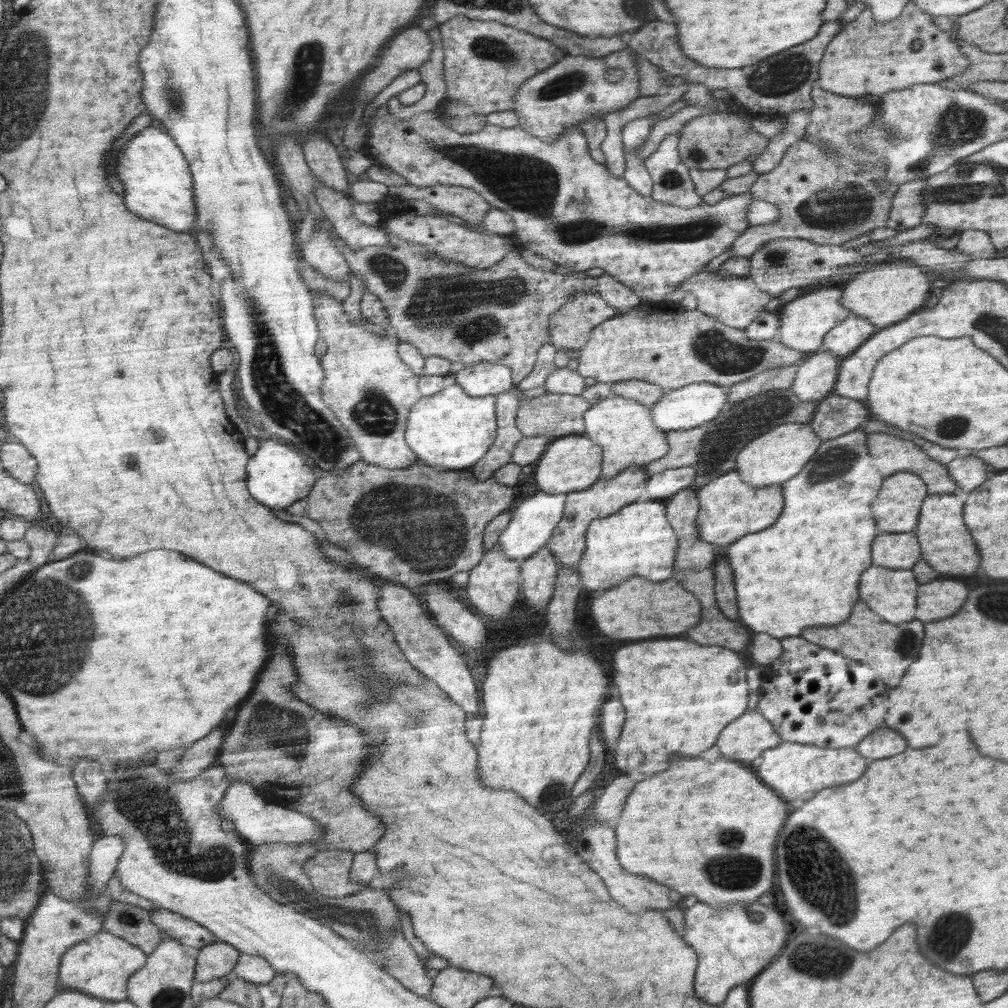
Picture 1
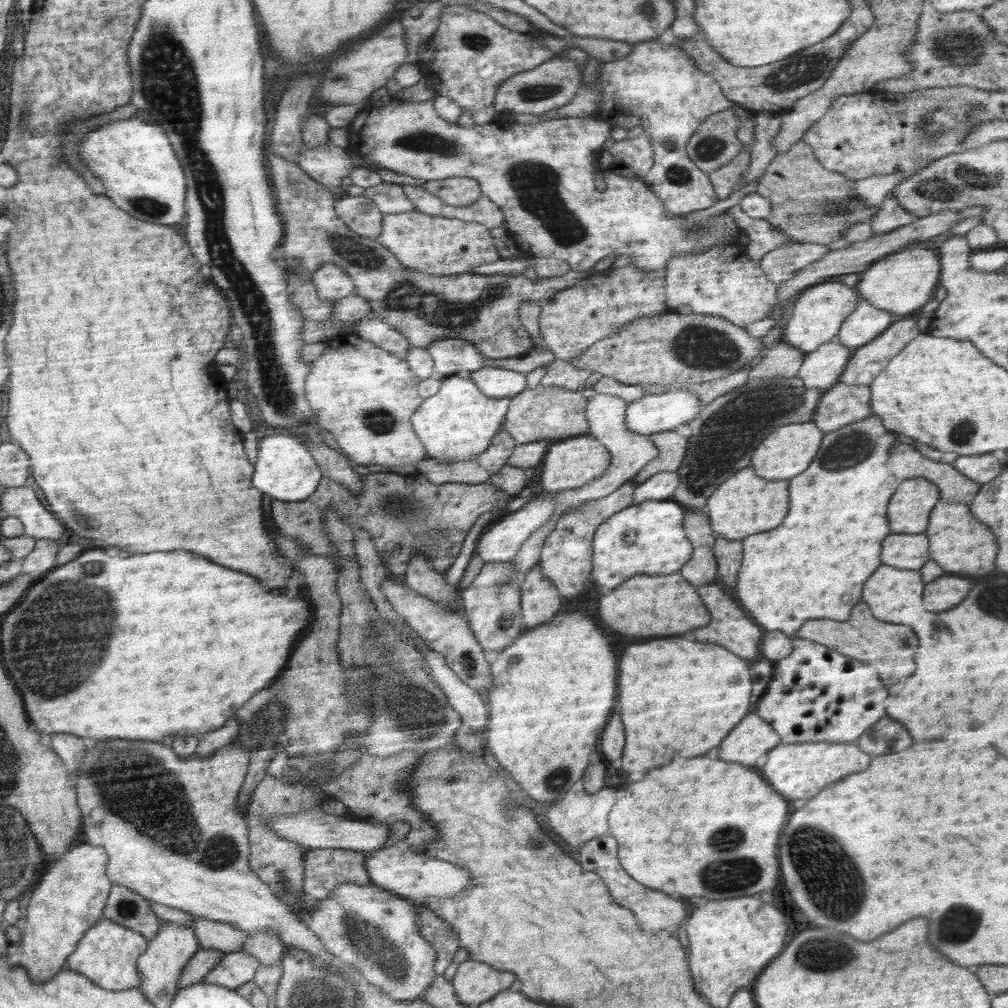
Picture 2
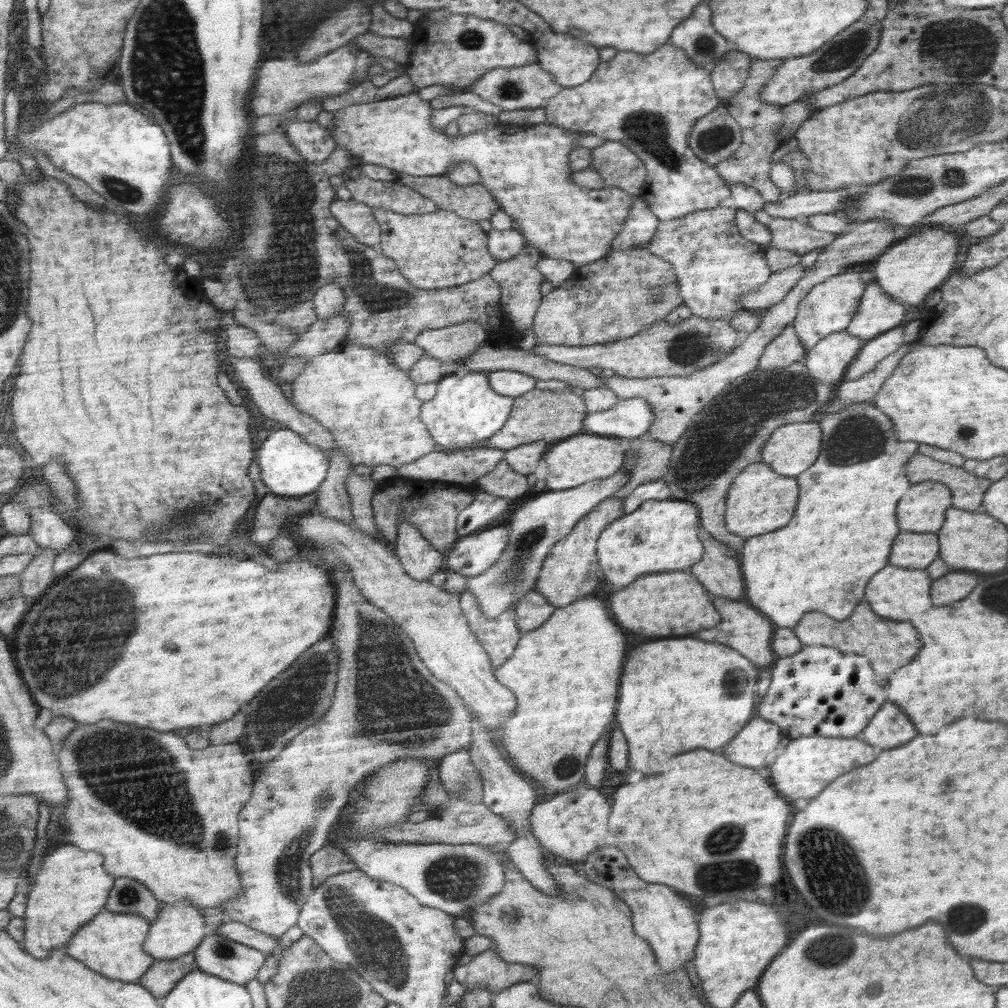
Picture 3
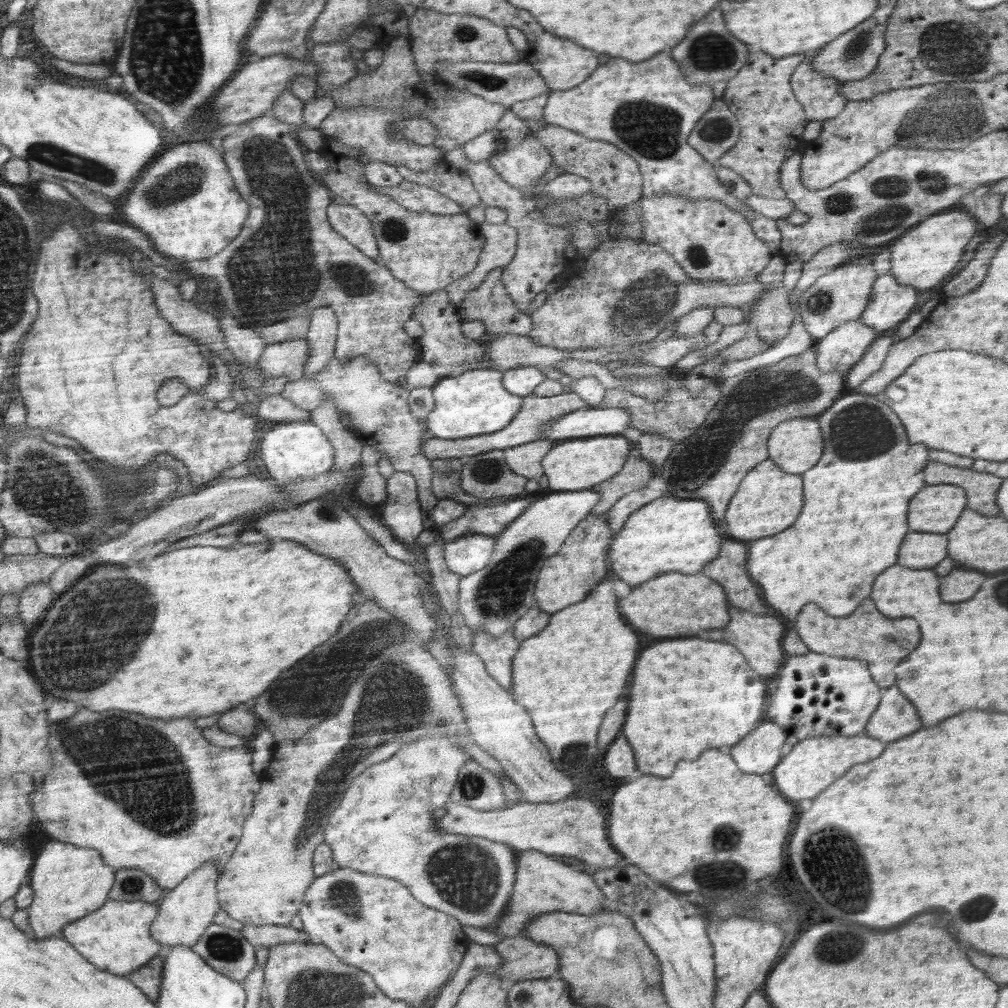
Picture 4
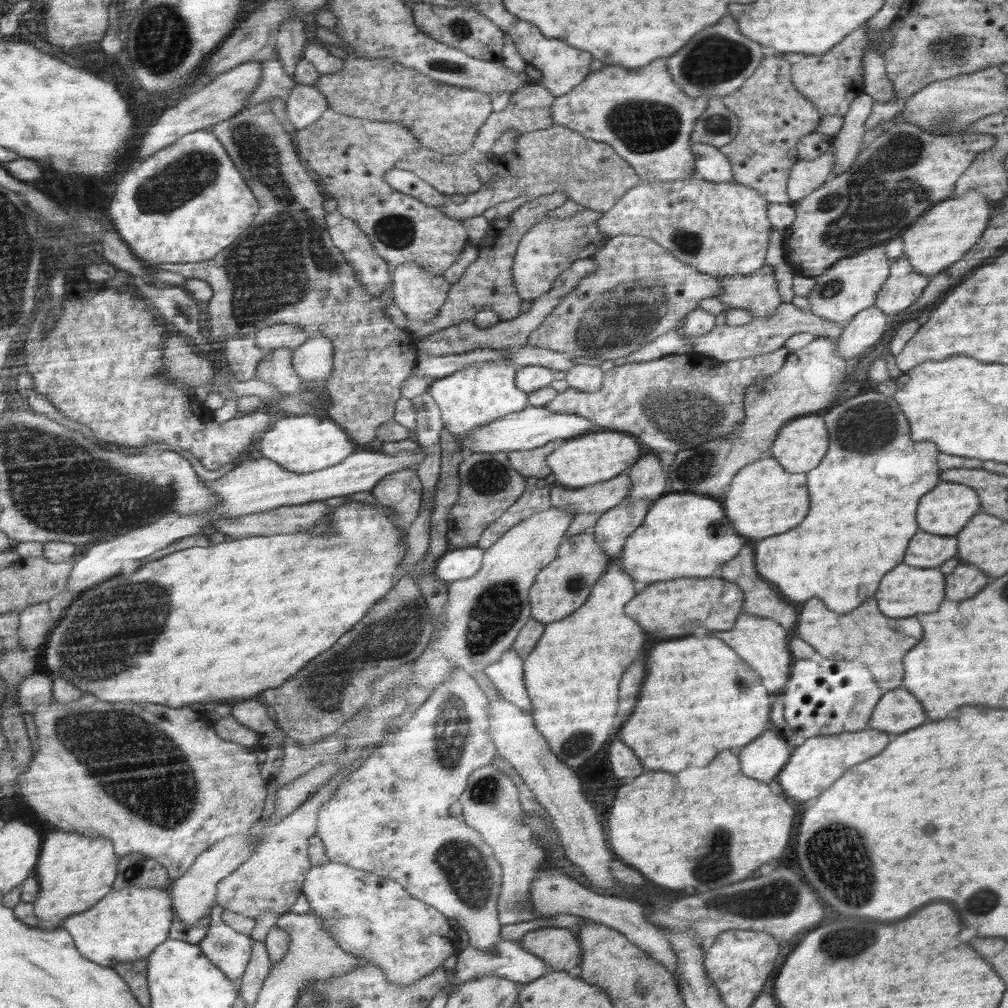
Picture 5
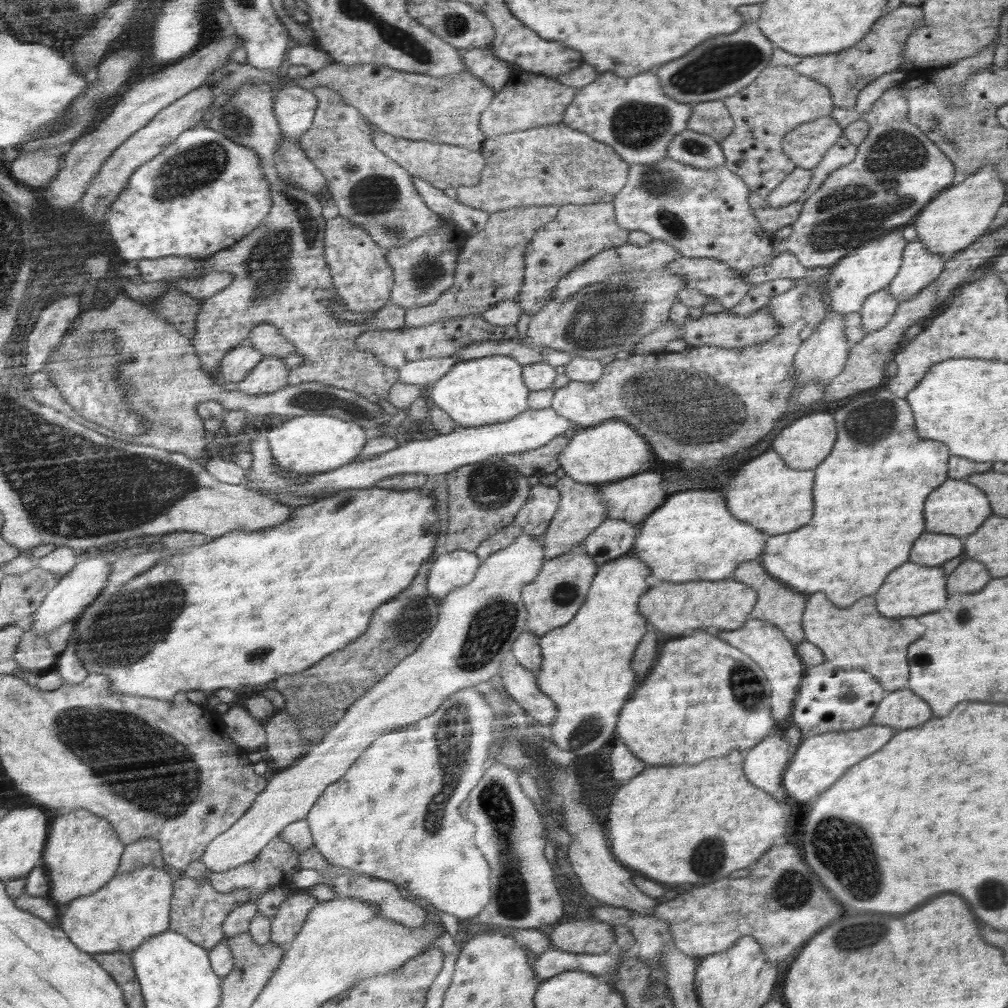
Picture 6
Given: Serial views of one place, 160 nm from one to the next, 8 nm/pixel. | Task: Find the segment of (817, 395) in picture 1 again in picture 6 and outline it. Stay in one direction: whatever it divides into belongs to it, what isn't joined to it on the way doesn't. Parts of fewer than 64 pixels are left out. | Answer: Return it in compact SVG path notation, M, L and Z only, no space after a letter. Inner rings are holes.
M887 288L868 296L859 310L864 332L870 334L884 328L899 304L900 302L887 291Z

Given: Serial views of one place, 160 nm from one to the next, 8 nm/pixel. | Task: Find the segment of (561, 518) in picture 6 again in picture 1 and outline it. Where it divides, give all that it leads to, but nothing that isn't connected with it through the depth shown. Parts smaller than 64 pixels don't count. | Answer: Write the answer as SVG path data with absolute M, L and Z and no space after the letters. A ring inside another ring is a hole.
M695 427L691 430L672 431L669 433L670 452L663 459L644 466L648 477L671 468L682 468L695 464L702 450L706 428Z

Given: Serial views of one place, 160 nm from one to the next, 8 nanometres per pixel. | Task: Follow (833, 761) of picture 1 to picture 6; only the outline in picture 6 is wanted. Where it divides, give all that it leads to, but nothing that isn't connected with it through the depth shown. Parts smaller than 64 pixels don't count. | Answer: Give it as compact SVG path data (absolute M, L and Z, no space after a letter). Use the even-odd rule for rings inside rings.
M870 724L856 730L811 736L801 741L800 746L791 752L783 774L782 790L789 796L794 796L798 802L808 802L812 796L828 790L851 766L880 751L894 735L892 727Z

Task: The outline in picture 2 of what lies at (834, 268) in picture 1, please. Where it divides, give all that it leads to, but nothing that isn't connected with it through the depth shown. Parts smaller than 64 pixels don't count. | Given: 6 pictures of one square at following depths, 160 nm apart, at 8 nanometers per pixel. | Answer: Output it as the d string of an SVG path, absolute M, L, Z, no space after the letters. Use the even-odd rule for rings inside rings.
M793 242L768 251L760 259L759 267L766 272L767 279L778 286L830 251L823 244Z

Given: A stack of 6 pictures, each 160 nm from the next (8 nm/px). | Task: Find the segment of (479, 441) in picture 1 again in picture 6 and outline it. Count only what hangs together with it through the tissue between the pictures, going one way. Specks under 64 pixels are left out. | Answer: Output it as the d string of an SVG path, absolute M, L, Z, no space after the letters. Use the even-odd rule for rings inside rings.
M486 356L460 361L442 379L429 385L426 393L458 427L478 427L504 422L527 411L530 389L523 380L523 365L511 356Z

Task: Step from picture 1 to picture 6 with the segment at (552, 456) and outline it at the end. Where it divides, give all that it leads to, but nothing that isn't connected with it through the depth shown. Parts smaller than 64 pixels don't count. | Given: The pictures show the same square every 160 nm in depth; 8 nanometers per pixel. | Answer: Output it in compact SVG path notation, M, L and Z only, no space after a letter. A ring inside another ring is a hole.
M610 420L603 424L579 431L558 454L556 465L564 469L565 475L580 484L595 485L620 481L627 476L640 473L642 466L650 460L650 442L626 422Z

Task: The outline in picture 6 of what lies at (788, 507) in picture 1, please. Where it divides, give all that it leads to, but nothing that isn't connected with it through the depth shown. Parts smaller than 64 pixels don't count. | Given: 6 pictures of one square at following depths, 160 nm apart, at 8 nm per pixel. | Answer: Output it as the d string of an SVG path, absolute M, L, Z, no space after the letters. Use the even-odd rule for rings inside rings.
M886 389L877 394L872 394L872 396L859 397L851 401L848 405L840 408L840 410L836 410L833 416L834 421L836 421L836 442L832 447L830 455L814 469L813 517L804 528L786 534L771 536L767 540L767 546L764 547L764 556L761 556L761 563L764 565L764 568L767 568L770 576L782 581L788 588L806 596L815 592L824 592L832 604L836 604L840 608L846 608L848 604L852 606L862 596L870 596L870 594L878 592L878 588L884 584L886 576L894 568L898 568L900 564L908 562L908 556L910 556L914 540L924 532L924 520L922 520L924 518L922 516L924 500L928 498L928 494L936 486L940 486L944 480L949 478L947 472L950 454L948 454L948 448L944 444L932 442L932 440L920 440L920 437L916 436L914 415L912 415L912 409L910 409L908 401L906 401L906 398L892 395L892 392Z

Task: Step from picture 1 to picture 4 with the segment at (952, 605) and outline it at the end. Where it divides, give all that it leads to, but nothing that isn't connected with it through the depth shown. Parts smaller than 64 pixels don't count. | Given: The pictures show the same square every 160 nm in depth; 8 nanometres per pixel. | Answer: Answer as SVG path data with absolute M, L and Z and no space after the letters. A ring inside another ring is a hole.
M954 569L952 574L940 578L940 598L942 602L964 602L968 598L972 598L982 582L986 580L983 572L974 570L958 570Z

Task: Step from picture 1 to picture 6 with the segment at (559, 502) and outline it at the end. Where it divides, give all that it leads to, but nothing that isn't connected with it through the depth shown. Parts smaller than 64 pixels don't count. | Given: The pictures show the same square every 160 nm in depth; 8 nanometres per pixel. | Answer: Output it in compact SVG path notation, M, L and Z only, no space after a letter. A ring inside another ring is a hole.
M454 551L440 555L427 579L429 593L441 601L455 587L470 583L480 566L482 561L475 552Z

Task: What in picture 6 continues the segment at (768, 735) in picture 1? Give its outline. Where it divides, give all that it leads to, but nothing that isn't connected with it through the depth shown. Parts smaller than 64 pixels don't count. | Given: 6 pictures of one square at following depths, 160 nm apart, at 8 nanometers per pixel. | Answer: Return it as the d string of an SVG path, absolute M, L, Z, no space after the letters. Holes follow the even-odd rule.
M782 732L777 735L769 735L754 748L748 750L748 764L744 764L744 772L748 772L748 780L756 784L758 788L764 788L766 792L774 792L783 784L783 774L787 769L791 757L791 749L788 742L782 737Z

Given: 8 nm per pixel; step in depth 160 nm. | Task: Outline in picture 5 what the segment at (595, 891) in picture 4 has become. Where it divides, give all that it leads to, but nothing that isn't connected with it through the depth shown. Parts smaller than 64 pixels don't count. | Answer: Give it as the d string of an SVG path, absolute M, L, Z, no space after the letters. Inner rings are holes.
M551 865L540 869L540 874L532 882L532 909L534 913L546 918L557 914L573 914L581 916L594 923L600 923L612 927L616 931L626 936L632 944L644 949L653 959L664 964L672 972L677 982L675 966L677 965L677 954L670 947L670 940L666 938L664 932L659 930L656 925L645 920L642 908L635 902L623 900L614 895L596 894L586 885L580 884L578 879L562 874L562 870L552 868Z

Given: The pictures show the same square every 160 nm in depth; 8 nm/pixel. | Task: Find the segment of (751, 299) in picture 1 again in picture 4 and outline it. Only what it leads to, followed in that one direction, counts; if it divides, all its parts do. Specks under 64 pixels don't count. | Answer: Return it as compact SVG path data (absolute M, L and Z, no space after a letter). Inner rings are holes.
M663 194L663 196L644 196L632 203L641 206L641 227L643 240L656 244L666 252L671 253L675 260L683 267L684 272L694 280L702 280L704 284L746 284L754 281L763 272L764 267L771 261L772 252L767 244L756 238L747 218L732 210L729 205L718 200L689 200L677 194ZM703 306L695 308L694 311L688 312L687 315L677 320L679 323L674 335L688 337L693 351L706 348L708 344L705 342L703 332L714 316L715 307Z

